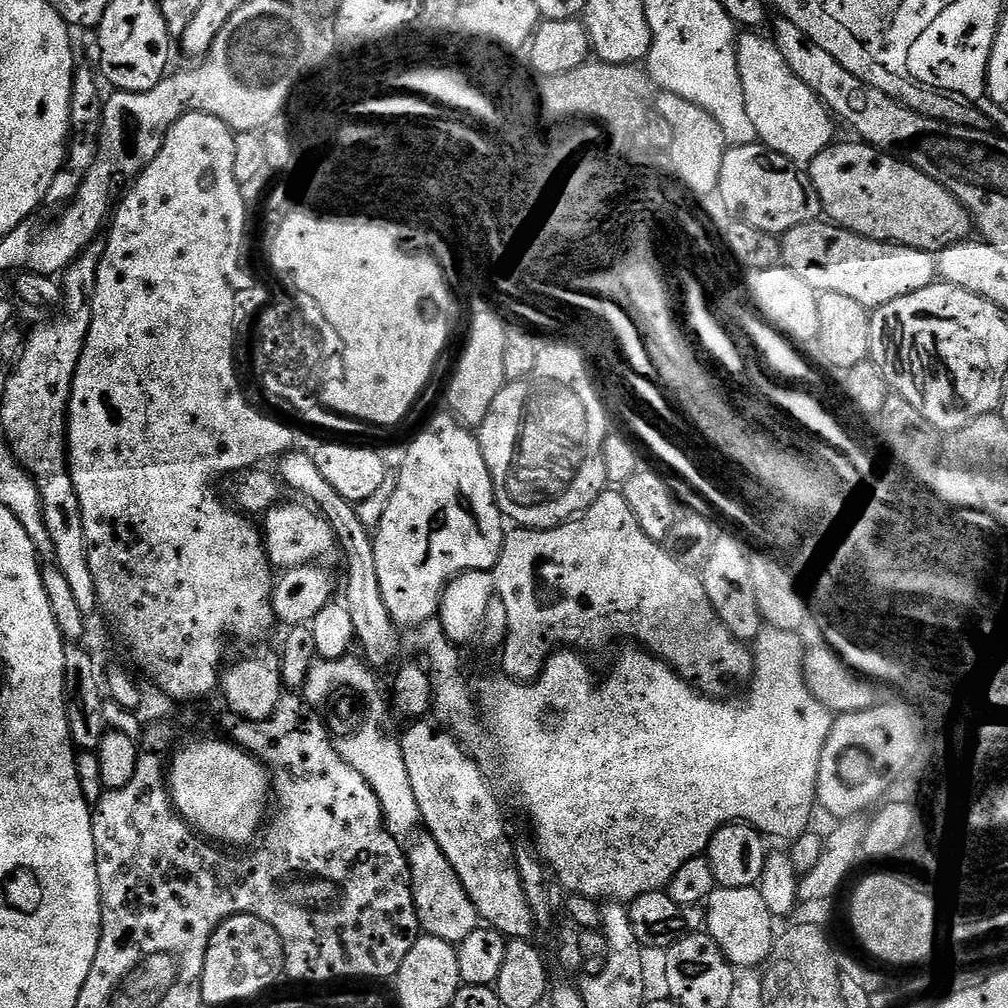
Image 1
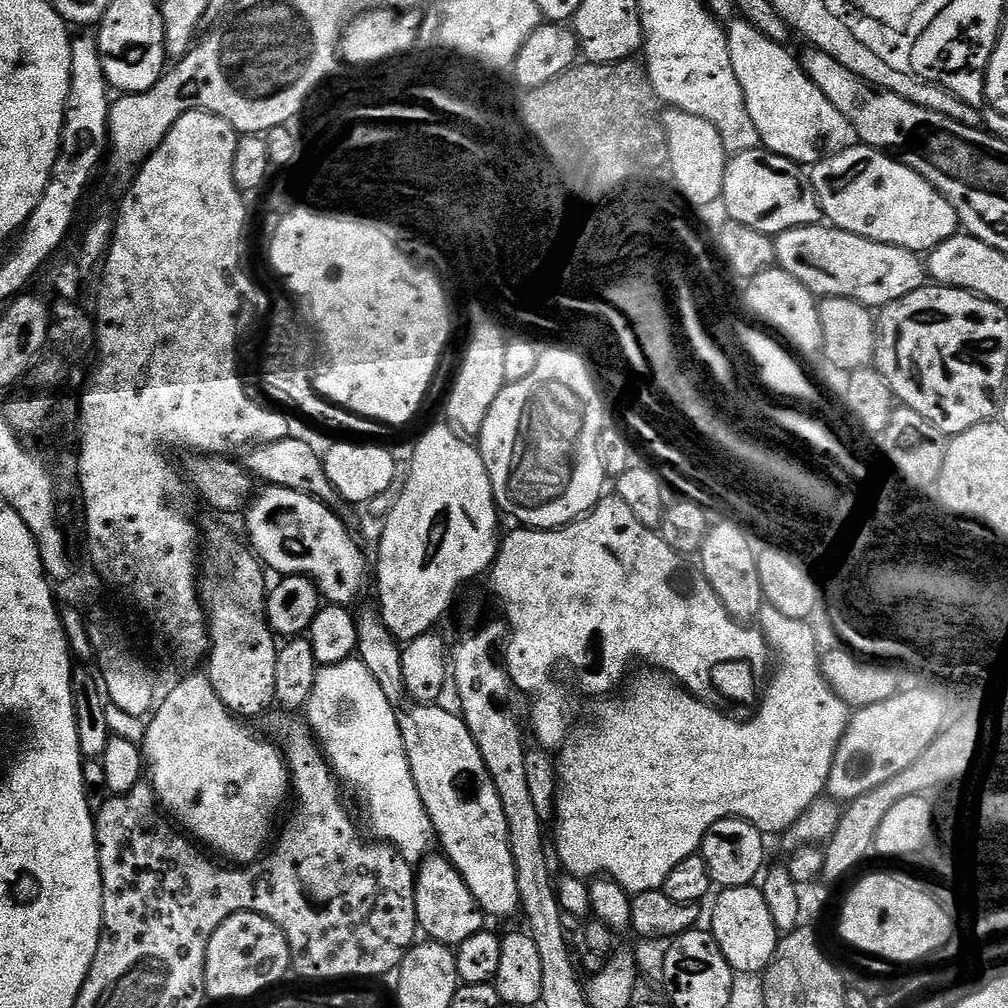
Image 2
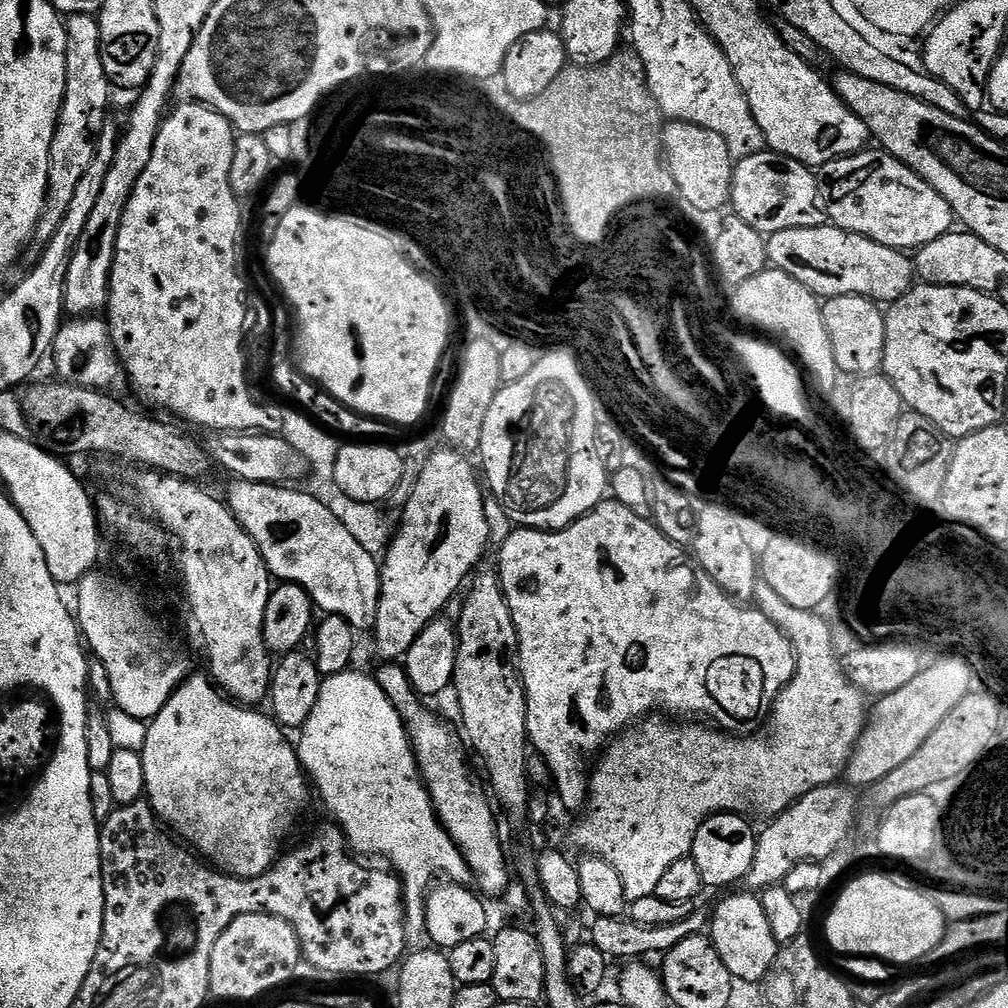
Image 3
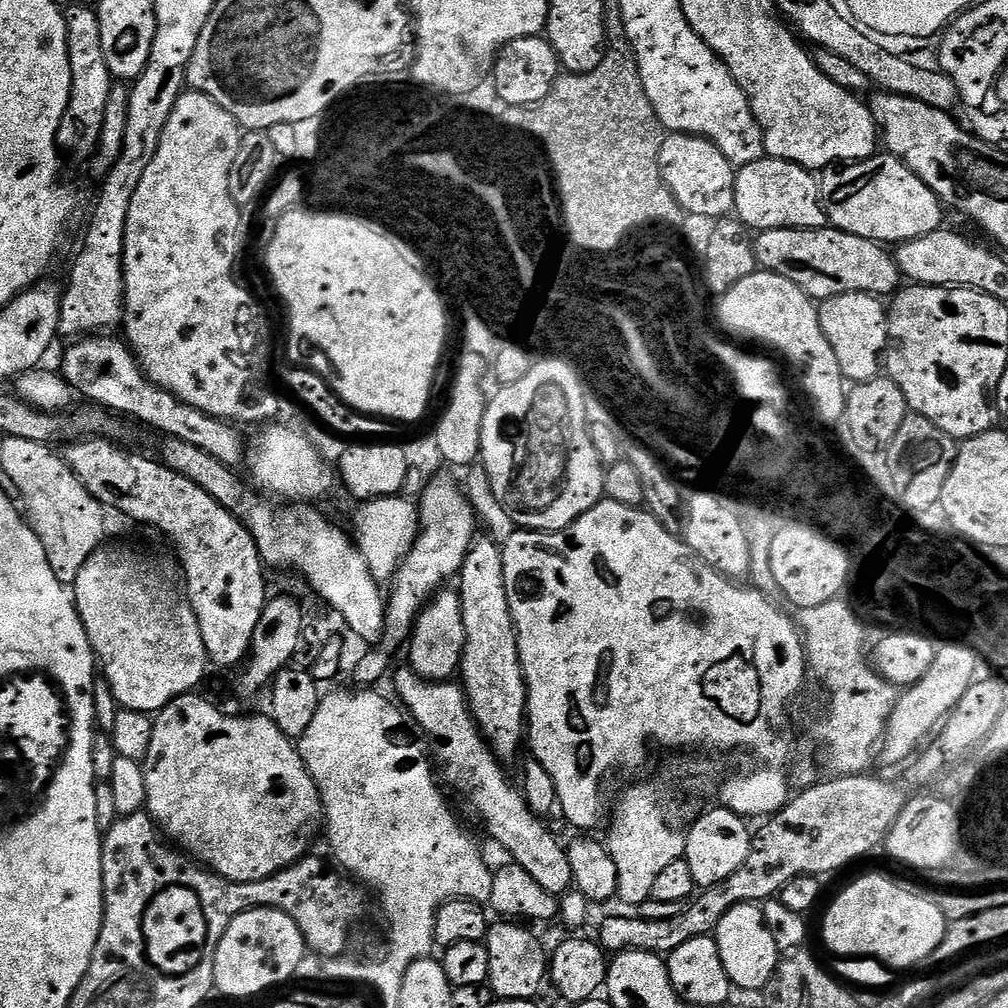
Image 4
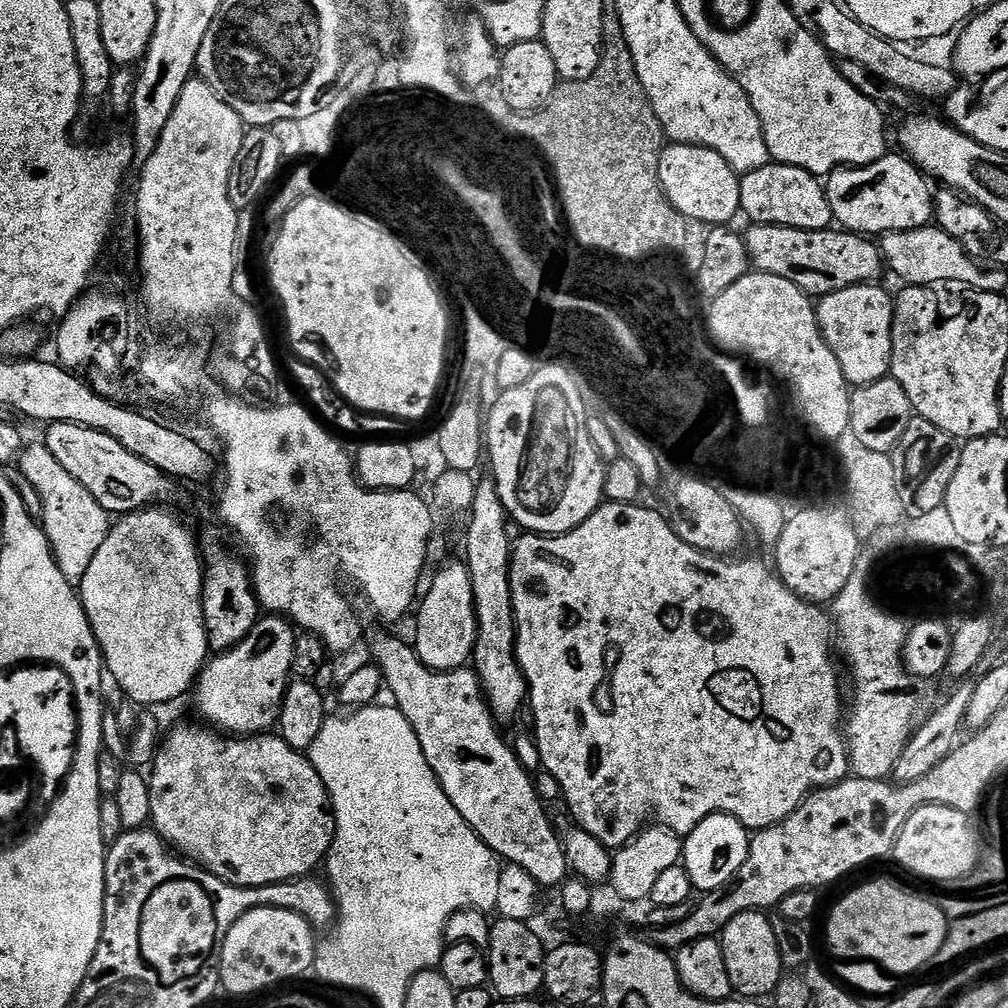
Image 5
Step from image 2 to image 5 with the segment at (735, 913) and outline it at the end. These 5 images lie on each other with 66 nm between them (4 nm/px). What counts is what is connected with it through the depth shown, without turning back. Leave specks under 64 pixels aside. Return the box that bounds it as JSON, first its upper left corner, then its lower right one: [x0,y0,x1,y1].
[722,912,784,998]

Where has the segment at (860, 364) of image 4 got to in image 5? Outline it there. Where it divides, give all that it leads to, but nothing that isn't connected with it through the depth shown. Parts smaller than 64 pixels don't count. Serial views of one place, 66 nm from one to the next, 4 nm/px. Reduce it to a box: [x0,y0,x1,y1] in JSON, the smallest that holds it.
[815,283,894,386]

